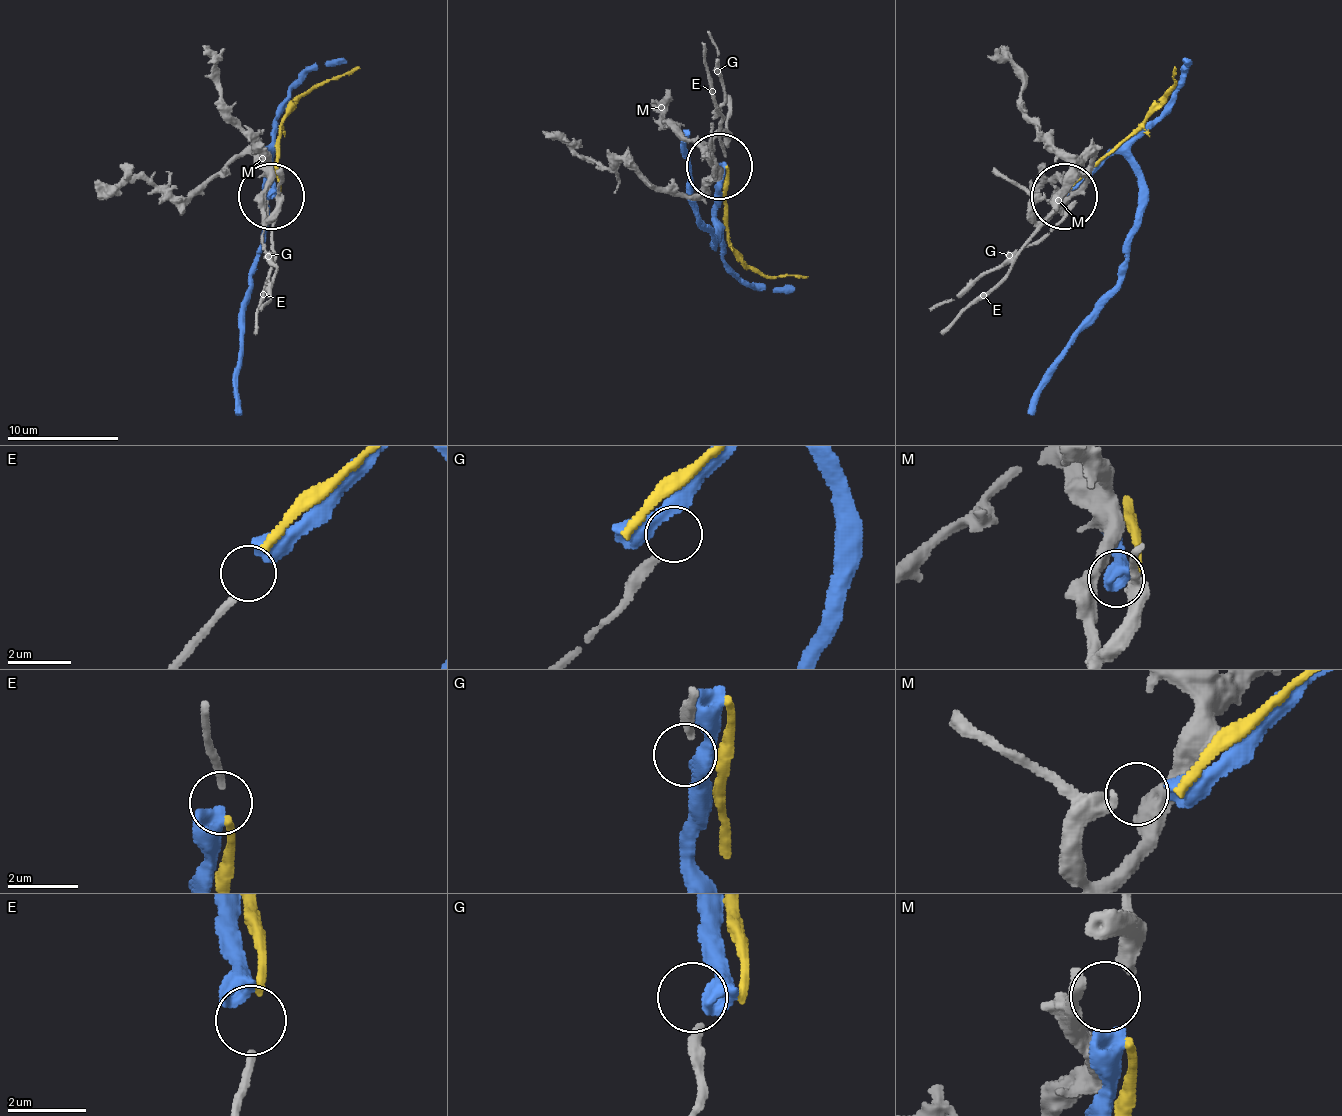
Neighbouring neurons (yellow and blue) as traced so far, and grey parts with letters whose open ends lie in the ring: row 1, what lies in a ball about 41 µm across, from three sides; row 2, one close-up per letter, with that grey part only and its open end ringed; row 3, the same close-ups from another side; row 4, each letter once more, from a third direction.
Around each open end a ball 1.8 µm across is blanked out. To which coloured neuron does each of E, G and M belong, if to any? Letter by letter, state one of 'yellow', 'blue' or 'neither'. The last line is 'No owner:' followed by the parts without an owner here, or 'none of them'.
E: neither
G: neither
M: blue
No owner: E, G

